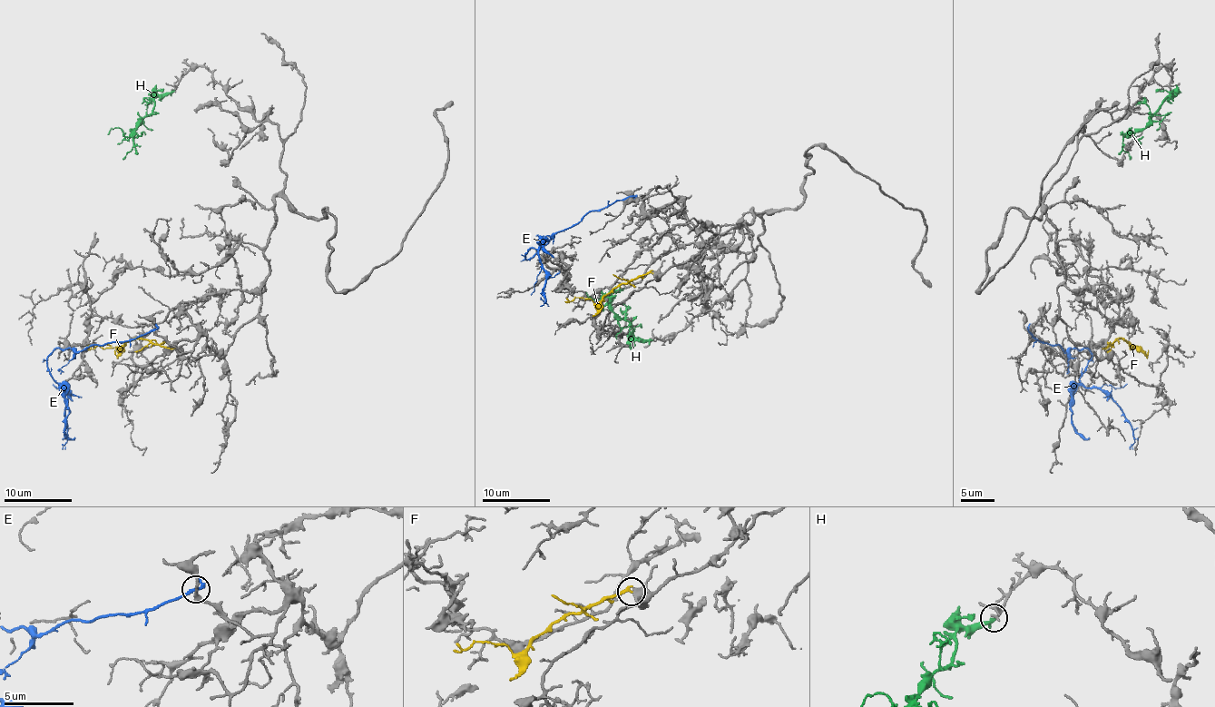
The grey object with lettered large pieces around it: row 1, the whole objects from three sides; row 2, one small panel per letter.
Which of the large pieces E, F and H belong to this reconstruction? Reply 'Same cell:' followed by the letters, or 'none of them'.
Same cell: F, H

